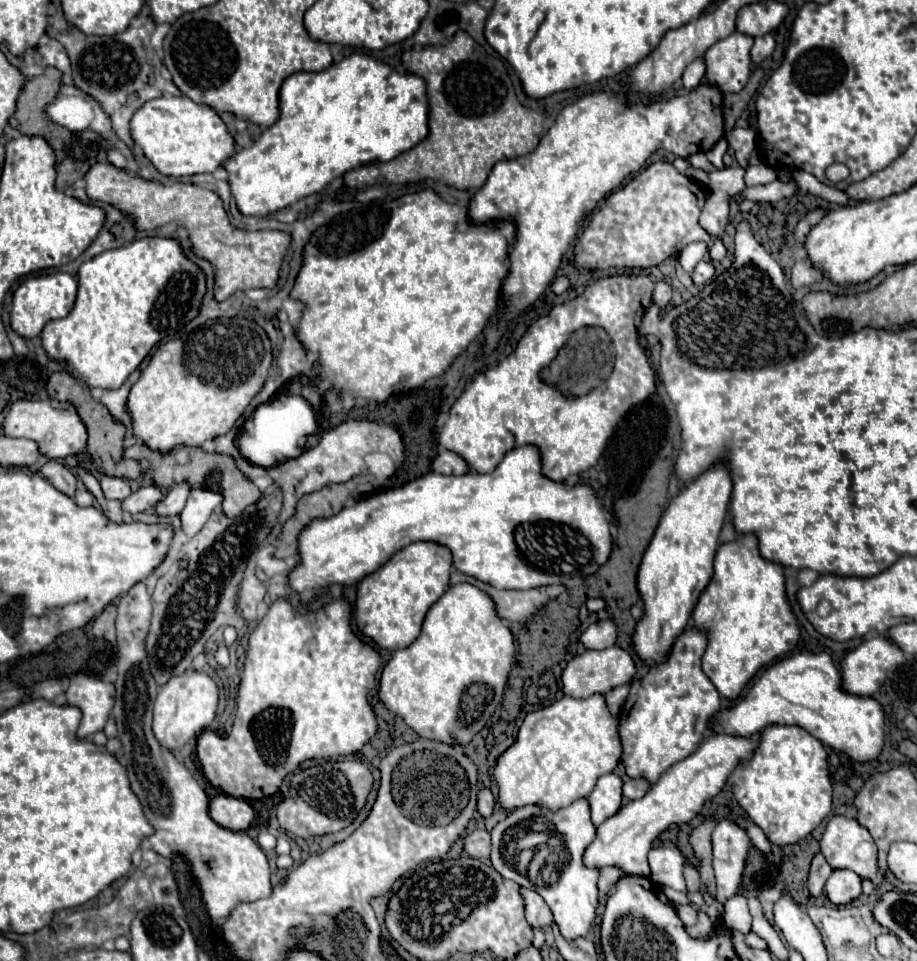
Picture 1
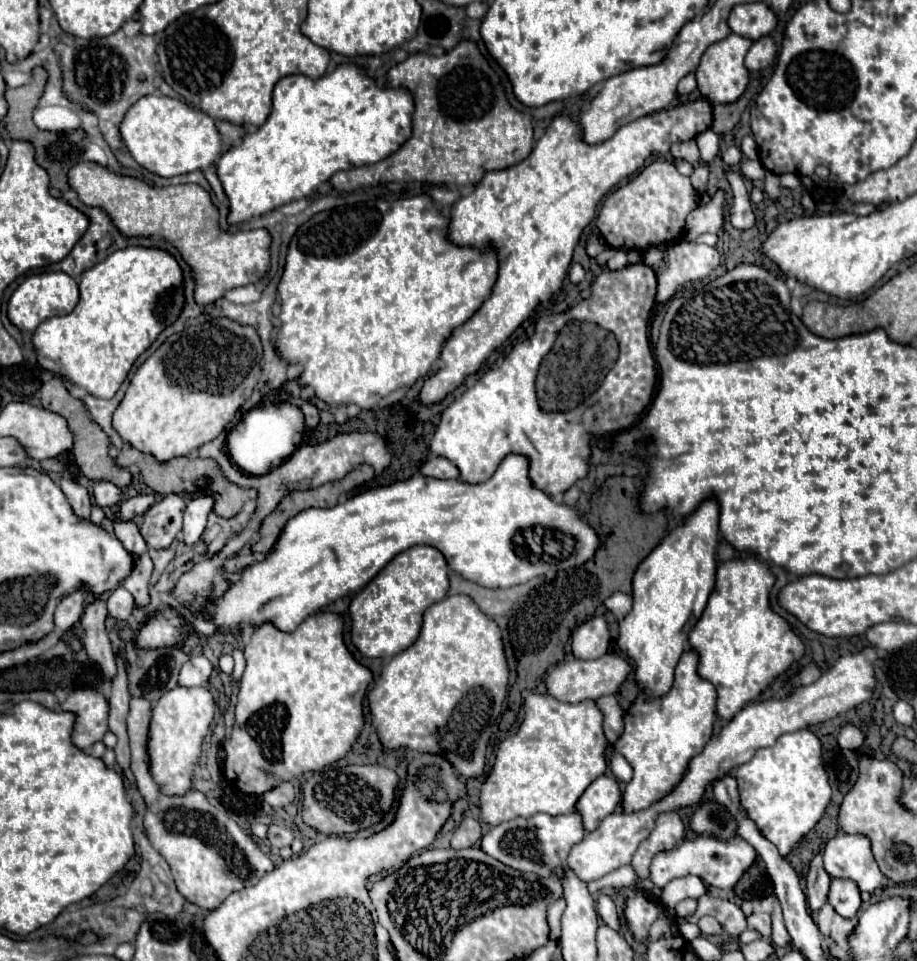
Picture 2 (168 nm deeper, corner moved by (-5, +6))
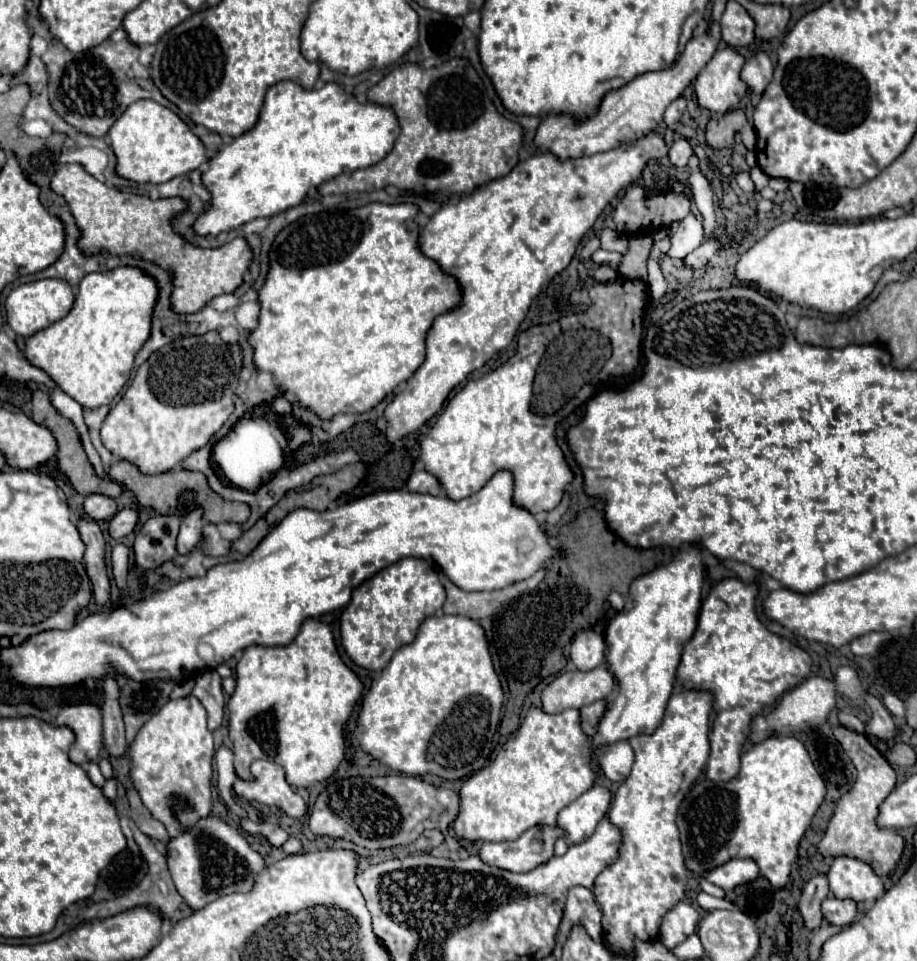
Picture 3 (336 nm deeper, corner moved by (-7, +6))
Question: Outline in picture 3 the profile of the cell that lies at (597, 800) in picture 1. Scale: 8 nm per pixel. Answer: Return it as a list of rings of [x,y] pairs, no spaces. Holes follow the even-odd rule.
[[[593,786],[575,802],[559,812],[557,824],[567,830],[567,842],[577,844],[587,840],[599,820],[603,820],[611,806],[611,792],[605,786]]]

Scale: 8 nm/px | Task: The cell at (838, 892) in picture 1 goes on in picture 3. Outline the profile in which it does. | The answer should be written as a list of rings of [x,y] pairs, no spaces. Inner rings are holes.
[[[829,896],[823,902],[821,910],[823,910],[823,918],[837,926],[847,926],[857,918],[857,902],[851,902],[851,898],[841,900],[841,898]]]

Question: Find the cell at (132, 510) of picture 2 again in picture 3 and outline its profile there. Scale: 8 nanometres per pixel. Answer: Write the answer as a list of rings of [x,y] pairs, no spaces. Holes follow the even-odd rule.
[[[123,508],[123,510],[119,510],[119,512],[109,520],[109,534],[111,534],[115,540],[123,538],[123,536],[127,536],[127,534],[133,532],[137,520],[139,520],[139,512],[137,512],[135,508]]]

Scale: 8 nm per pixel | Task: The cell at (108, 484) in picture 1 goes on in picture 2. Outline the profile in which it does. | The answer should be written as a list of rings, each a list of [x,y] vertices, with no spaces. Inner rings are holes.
[[[97,482],[93,488],[93,500],[101,508],[111,508],[121,502],[121,490],[111,482]]]

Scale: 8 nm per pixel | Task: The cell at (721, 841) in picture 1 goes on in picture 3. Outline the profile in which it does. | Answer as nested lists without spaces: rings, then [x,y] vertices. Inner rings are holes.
[[[733,858],[723,866],[715,866],[715,870],[707,870],[705,874],[705,878],[711,884],[723,888],[725,892],[733,890],[739,884],[751,882],[757,876],[759,876],[759,866],[751,858]]]

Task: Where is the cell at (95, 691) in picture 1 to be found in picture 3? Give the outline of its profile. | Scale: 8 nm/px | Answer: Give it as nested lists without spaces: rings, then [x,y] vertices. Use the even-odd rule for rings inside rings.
[[[71,704],[65,706],[57,720],[57,726],[69,726],[75,732],[75,744],[71,746],[69,758],[75,764],[97,760],[103,748],[103,718],[95,704]]]

